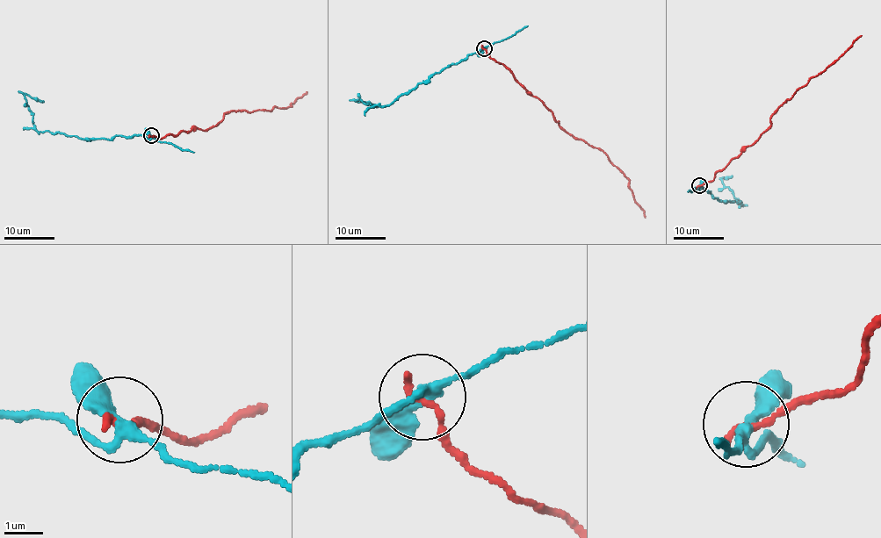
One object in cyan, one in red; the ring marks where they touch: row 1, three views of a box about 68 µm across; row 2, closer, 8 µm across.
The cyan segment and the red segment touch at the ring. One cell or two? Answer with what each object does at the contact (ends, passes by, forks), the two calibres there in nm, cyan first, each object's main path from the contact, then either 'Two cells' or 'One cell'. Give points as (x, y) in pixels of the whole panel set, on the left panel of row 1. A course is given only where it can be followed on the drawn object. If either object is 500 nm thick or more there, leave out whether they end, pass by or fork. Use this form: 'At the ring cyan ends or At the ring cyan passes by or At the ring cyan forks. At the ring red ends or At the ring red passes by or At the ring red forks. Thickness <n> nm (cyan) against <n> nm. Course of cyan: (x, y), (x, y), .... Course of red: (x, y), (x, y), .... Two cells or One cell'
At the ring cyan forks. At the ring red ends. Thickness 280 nm (cyan) against 200 nm. Course of cyan: (150, 136), (116, 134), (109, 139), (90, 139), (47, 131), (39, 132), (25, 96), (44, 102). Course of red: (150, 136), (175, 136), (197, 128), (206, 130), (231, 111), (267, 111), (276, 107), (287, 109), (306, 92). Two cells

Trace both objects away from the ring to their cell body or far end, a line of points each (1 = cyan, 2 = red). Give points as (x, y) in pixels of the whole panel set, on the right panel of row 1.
1: (699, 186), (713, 198), (725, 204), (741, 201), (740, 205), (732, 190), (724, 185), (723, 180), (732, 175)
2: (699, 186), (714, 178), (717, 171), (753, 143), (771, 125), (770, 118), (778, 107), (862, 36)

